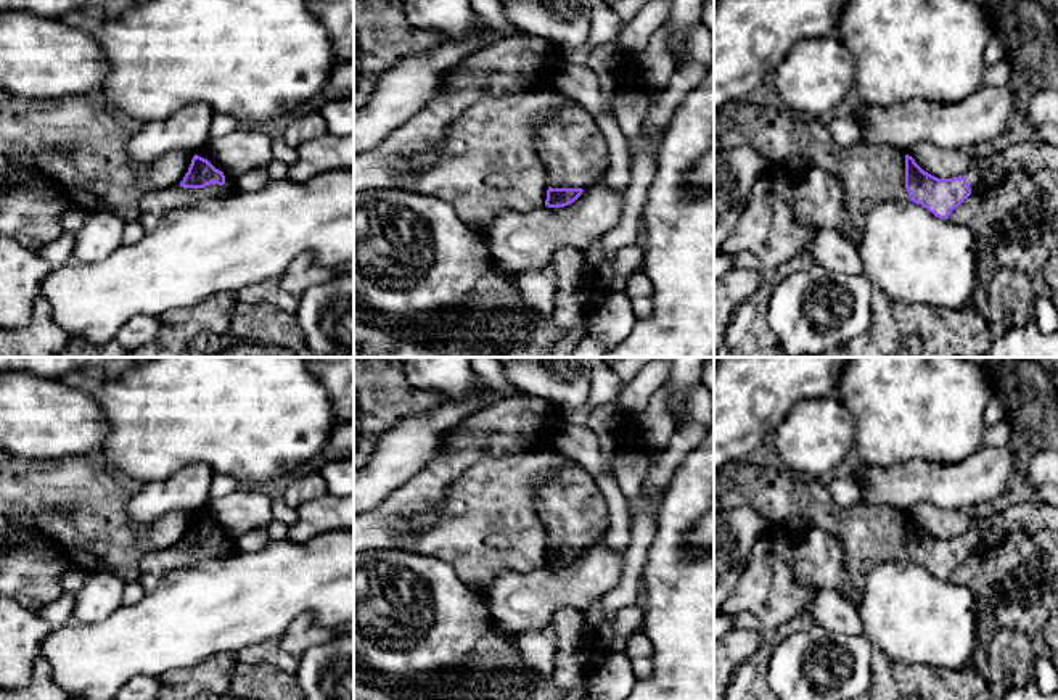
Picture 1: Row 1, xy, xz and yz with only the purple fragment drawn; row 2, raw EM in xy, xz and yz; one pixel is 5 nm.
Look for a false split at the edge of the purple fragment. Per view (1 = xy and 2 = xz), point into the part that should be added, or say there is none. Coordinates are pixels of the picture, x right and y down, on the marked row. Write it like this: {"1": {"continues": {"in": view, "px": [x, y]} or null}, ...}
{"1": {"continues": {"in": "xy", "px": [155, 205]}}, "2": {"continues": {"in": "xz", "px": [574, 153]}}}

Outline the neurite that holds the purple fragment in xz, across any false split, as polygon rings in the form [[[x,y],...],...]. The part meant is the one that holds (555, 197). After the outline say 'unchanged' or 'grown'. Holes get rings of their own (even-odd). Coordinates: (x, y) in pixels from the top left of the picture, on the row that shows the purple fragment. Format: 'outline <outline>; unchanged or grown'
outline [[[572,101],[535,127],[535,150],[547,174],[548,208],[574,203],[598,183],[609,166],[609,145],[597,117]]]; grown

